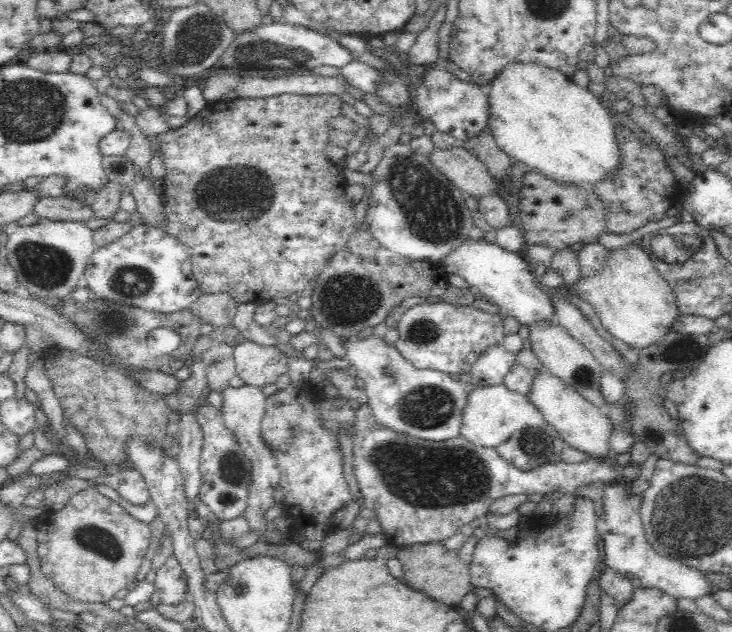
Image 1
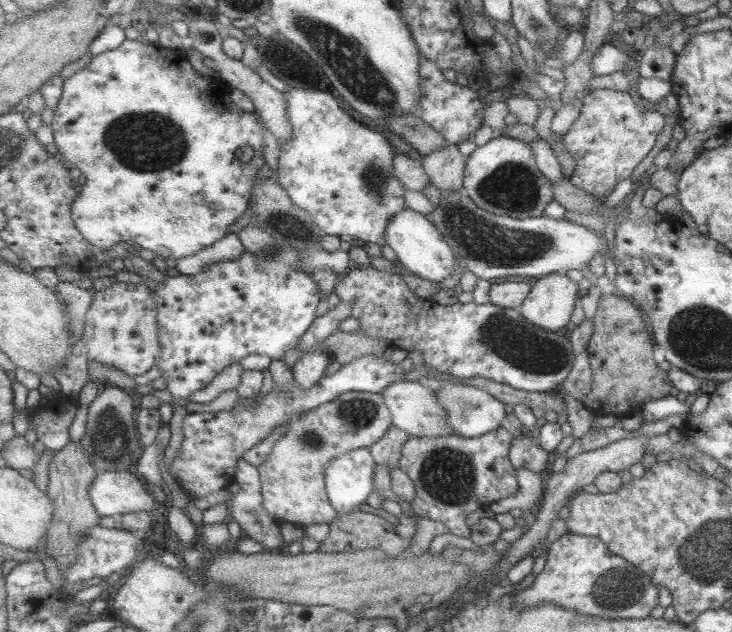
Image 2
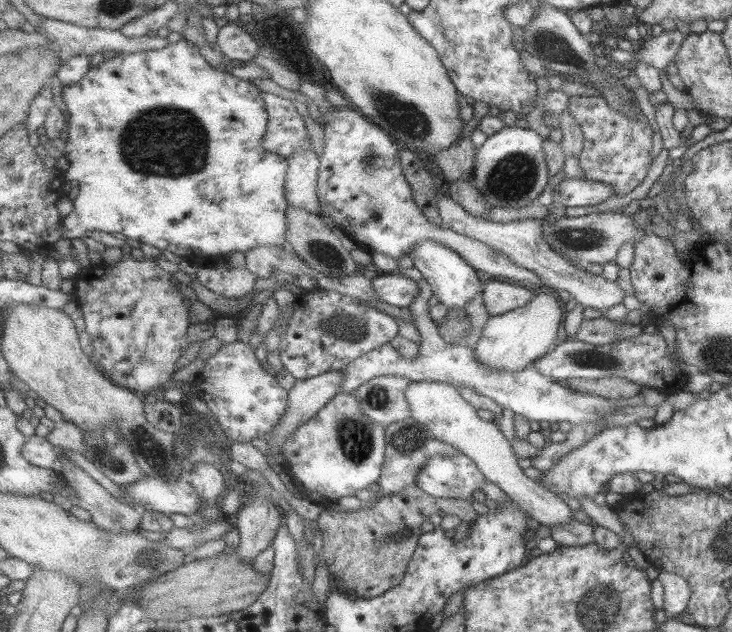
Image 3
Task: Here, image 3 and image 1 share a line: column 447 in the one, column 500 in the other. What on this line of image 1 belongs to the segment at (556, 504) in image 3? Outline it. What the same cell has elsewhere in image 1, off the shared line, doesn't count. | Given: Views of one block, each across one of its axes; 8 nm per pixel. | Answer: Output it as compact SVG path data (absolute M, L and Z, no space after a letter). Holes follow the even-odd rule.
M503 382L494 386L475 387L468 393L462 410L459 435L480 446L496 447L517 430L540 427L554 434L553 428L544 420L543 414L530 402L528 395L510 390Z

